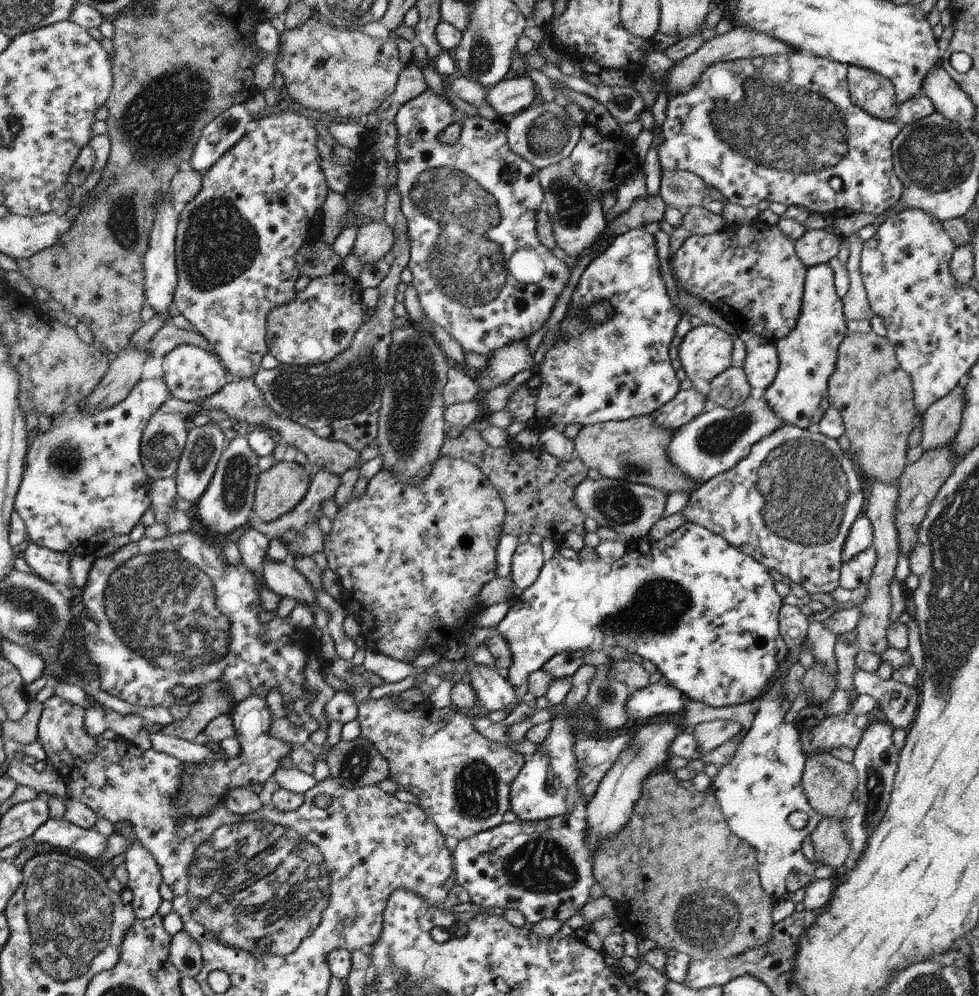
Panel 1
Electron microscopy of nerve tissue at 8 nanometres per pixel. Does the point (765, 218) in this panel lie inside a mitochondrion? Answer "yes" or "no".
no

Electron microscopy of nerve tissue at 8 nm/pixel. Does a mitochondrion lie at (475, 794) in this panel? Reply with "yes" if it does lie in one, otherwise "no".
yes

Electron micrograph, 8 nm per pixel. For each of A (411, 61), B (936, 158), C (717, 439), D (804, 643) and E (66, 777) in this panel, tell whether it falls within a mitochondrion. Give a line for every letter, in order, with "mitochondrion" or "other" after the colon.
A: other
B: mitochondrion
C: mitochondrion
D: other
E: other

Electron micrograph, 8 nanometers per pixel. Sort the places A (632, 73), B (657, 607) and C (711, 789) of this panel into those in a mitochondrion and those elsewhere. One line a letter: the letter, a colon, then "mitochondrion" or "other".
A: other
B: mitochondrion
C: other

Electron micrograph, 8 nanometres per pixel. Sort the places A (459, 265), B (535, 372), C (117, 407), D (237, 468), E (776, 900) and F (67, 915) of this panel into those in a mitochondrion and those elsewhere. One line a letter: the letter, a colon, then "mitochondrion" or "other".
A: mitochondrion
B: other
C: other
D: mitochondrion
E: other
F: mitochondrion

